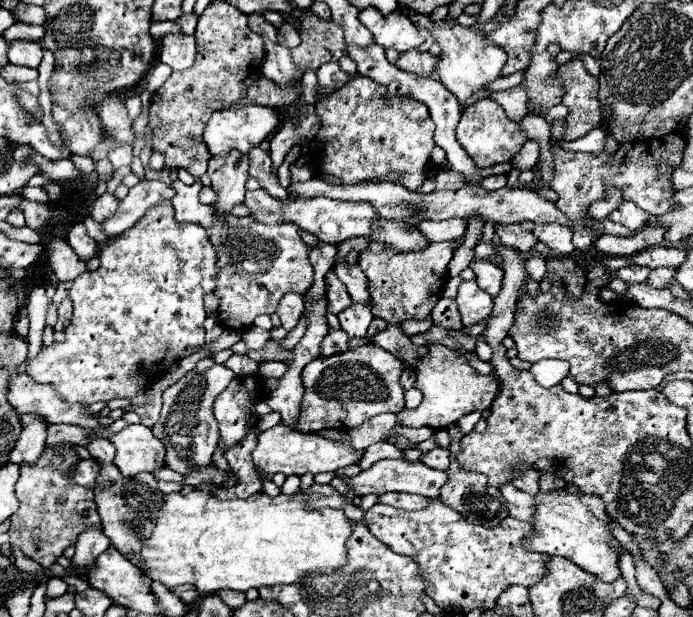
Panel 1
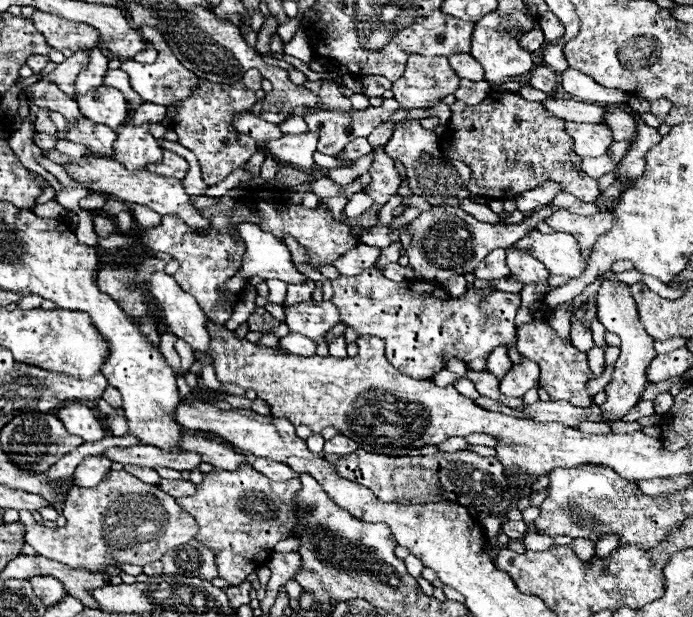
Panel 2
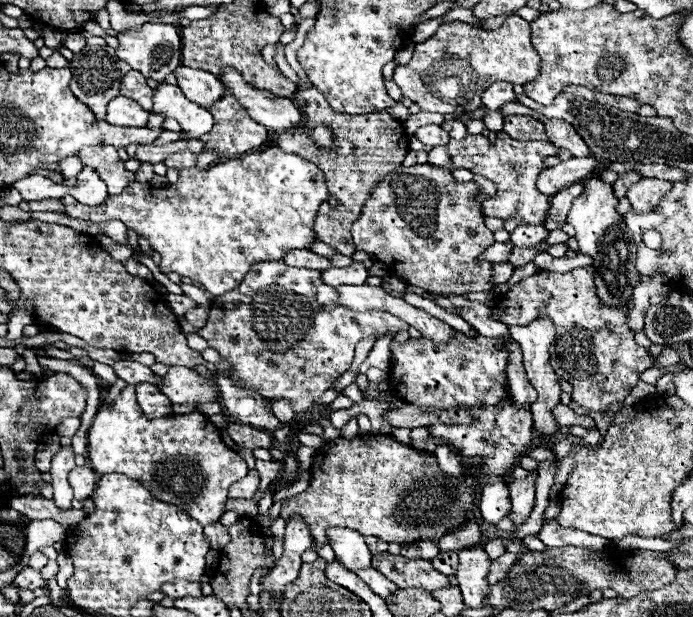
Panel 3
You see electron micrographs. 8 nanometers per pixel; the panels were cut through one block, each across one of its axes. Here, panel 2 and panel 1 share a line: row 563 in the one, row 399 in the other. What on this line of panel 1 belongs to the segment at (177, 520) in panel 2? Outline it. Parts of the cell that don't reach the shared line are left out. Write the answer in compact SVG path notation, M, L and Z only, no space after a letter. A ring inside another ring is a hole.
M164 200L152 206L146 216L124 234L116 236L112 244L104 246L100 250L100 262L96 272L80 274L70 288L74 310L69 325L64 328L65 340L41 348L36 358L18 367L18 372L27 372L38 384L52 384L54 392L68 404L90 406L126 398L132 406L144 406L148 404L146 388L150 374L158 380L188 356L188 352L204 346L204 296L216 288L216 250L200 224L178 224L172 202ZM142 364L152 364L150 374Z

